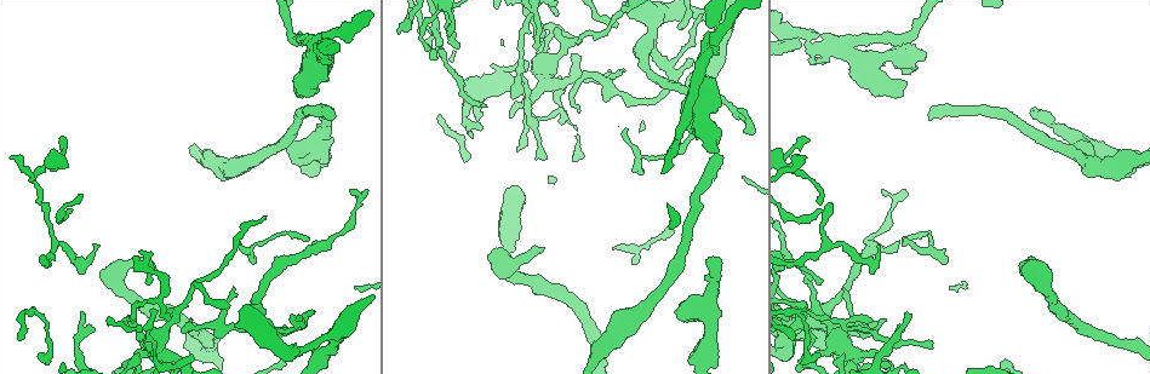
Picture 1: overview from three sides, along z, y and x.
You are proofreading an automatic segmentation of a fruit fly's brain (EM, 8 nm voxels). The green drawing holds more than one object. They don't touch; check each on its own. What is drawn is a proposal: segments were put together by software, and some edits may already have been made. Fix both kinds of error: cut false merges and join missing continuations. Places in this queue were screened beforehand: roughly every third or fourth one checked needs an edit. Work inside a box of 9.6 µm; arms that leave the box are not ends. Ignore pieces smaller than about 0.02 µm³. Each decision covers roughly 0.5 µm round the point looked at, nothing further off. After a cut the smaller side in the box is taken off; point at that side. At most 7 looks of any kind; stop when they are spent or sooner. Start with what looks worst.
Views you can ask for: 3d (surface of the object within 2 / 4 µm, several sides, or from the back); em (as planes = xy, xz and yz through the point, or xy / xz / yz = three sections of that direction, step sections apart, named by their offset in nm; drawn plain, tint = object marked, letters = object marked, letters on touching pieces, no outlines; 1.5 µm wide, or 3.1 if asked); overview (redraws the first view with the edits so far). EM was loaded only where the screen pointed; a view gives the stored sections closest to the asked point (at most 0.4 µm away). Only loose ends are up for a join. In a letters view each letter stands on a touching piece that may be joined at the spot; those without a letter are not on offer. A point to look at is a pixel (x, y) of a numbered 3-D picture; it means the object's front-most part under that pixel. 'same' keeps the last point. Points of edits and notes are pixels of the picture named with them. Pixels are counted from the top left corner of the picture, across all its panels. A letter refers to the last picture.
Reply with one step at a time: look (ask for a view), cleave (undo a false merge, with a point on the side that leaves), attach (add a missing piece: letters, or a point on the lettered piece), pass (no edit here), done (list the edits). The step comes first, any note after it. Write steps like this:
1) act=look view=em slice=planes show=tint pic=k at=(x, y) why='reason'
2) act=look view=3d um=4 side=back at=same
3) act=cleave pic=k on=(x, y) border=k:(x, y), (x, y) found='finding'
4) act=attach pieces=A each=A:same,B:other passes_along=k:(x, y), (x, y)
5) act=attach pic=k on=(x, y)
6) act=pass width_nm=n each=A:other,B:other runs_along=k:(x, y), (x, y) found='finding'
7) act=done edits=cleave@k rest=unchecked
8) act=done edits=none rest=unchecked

act=look view=3d um=2 side=back pic=1 at=(330, 117) why='branch stops here'

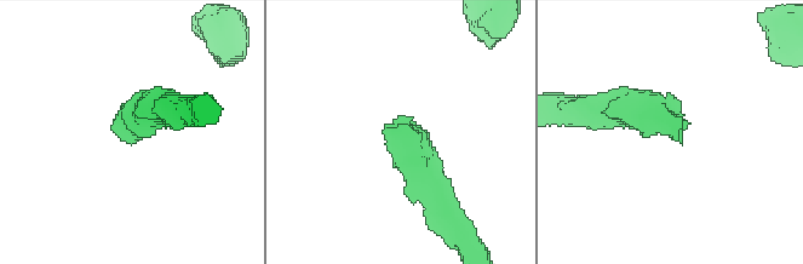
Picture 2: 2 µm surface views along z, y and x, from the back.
act=look view=em slice=planes show=tint pic=2 at=(402, 123)

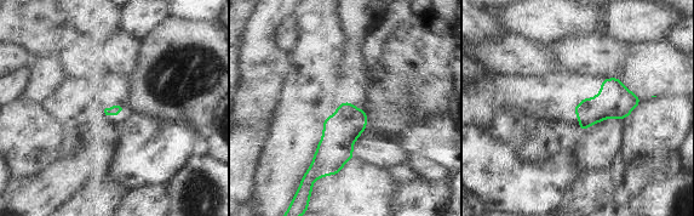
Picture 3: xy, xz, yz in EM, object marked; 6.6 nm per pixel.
act=look view=em slice=planes show=letters at=same why='see the neighbours'

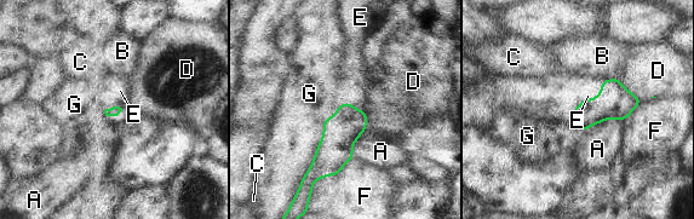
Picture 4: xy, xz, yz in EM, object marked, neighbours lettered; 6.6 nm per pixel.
act=attach pieces=E each=A:other,B:other,C:other,D:other,E:same,F:other,G:other passes_along=4:(340, 131), (344, 103), (355, 81) found='the cell continues'

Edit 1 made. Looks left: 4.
act=look view=overview why='redraw'

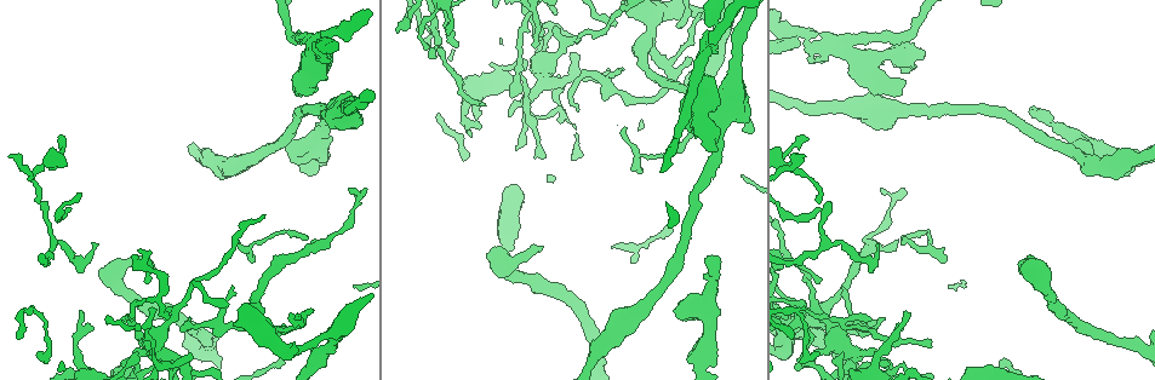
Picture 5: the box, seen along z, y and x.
act=look view=3d um=2 pic=5 at=(717, 257) why='branch stops here'

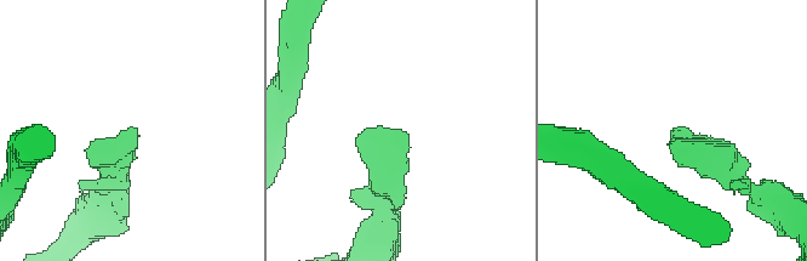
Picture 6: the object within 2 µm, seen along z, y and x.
act=look view=em slice=planes show=letters pic=6 at=(402, 134)

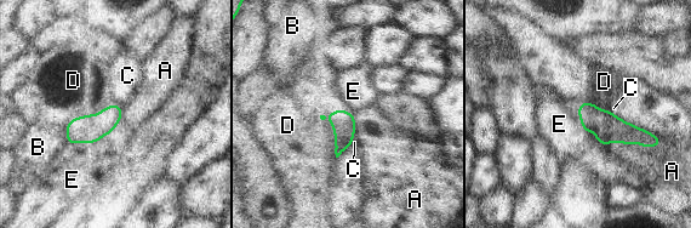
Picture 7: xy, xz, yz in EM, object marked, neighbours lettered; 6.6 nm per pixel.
act=pass each=A:other,B:other,C:other,D:other,E:other border=7:(121, 118), (97, 141), (68, 144) found='no lettered piece goes on from it'

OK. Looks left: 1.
act=look view=em slice=yz step=4 show=letters pic=5 at=(147, 283) why='tapers out'

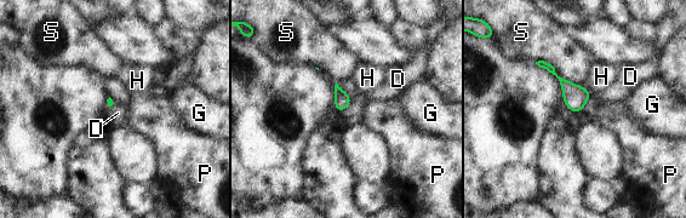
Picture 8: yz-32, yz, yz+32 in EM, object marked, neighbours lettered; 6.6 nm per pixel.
act=pass each=D:other,G:other,H:other,P:other,S:other border=8:(592, 95), (578, 114) found='none of them fits'

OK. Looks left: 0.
act=done edits=attach@4 rest=unchecked

